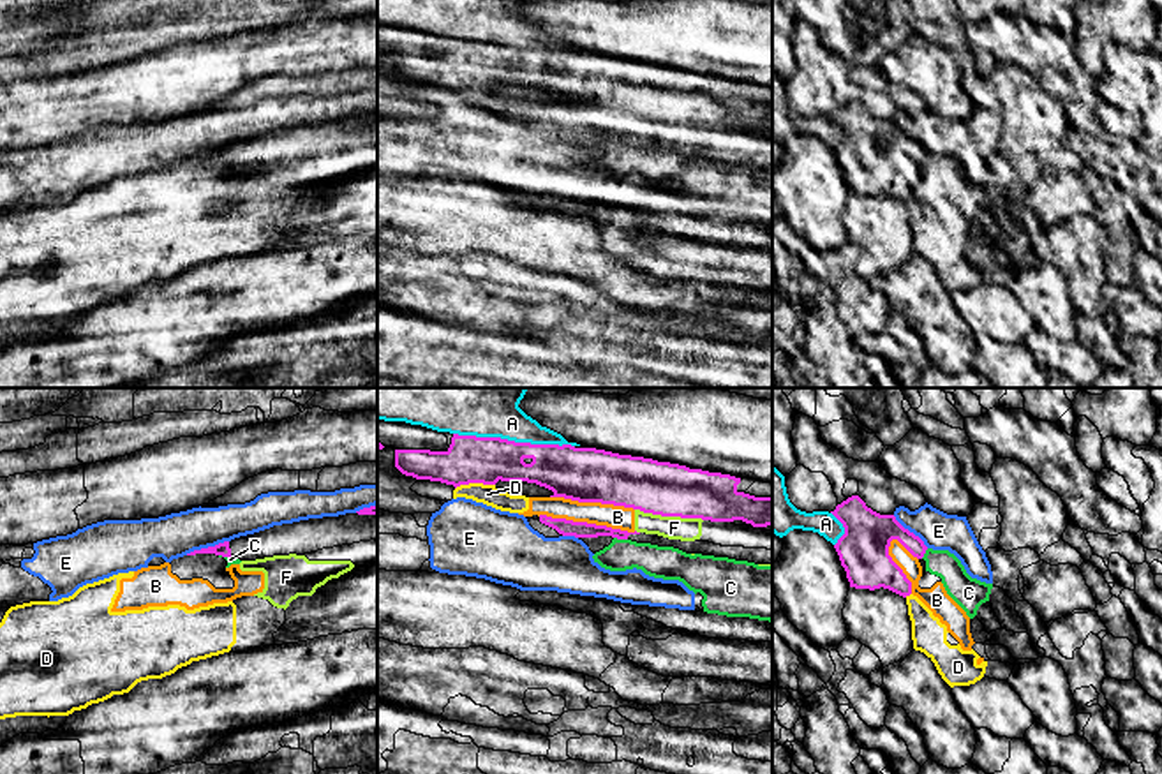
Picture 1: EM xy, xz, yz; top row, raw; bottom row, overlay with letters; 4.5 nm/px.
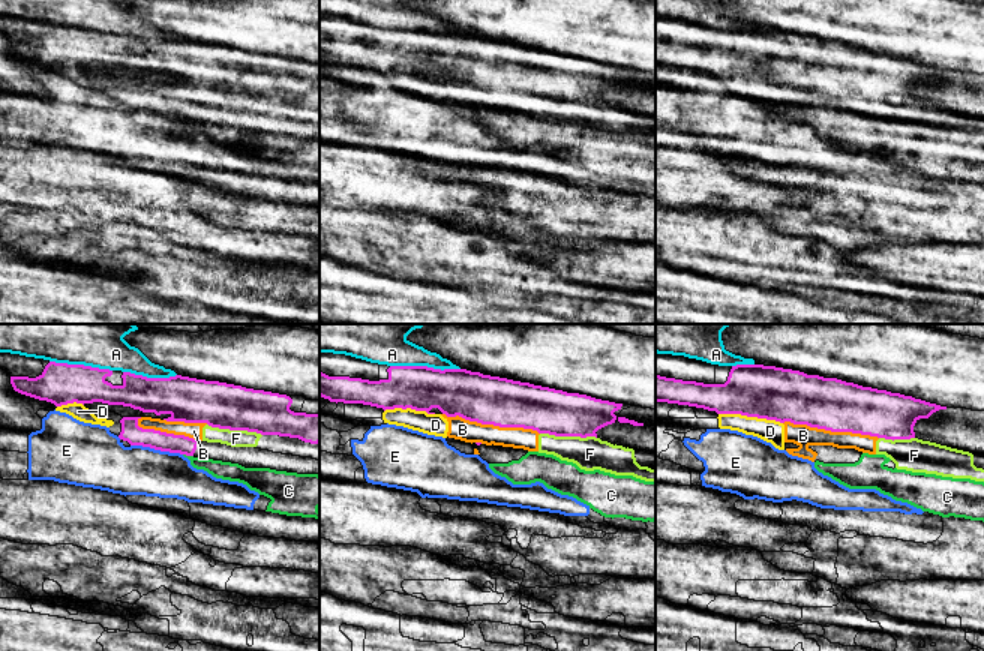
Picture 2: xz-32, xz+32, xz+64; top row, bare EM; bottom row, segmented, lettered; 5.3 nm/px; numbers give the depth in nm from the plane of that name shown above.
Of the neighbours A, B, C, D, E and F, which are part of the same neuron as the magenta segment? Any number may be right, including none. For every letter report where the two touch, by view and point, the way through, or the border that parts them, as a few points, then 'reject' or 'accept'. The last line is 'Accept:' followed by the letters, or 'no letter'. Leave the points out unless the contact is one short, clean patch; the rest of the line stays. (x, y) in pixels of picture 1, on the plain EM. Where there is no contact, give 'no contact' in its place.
A: meets magenta in xz at (513, 46); reject
B: meets magenta in xz at (586, 127); reject
C: meets magenta in xz at (621, 143); reject
D: meets magenta in xz at (475, 87); reject
E: meets magenta in xy at (208, 152); reject
F: meets magenta in xz at (669, 120); border along xz (635, 113), (646, 119), (699, 122), (702, 126); reject
Accept: no letter

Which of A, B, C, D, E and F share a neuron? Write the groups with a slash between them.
A / B C D F / E

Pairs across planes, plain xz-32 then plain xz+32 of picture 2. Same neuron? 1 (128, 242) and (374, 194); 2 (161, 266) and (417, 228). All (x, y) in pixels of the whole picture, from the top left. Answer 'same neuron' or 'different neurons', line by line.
1: different neurons
2: same neuron

